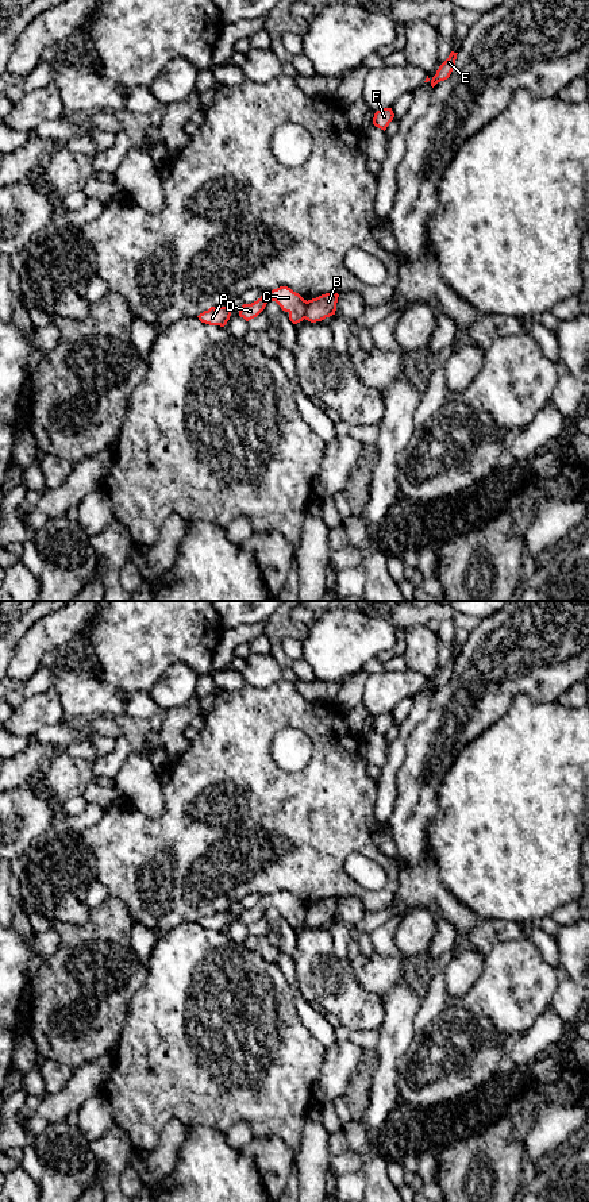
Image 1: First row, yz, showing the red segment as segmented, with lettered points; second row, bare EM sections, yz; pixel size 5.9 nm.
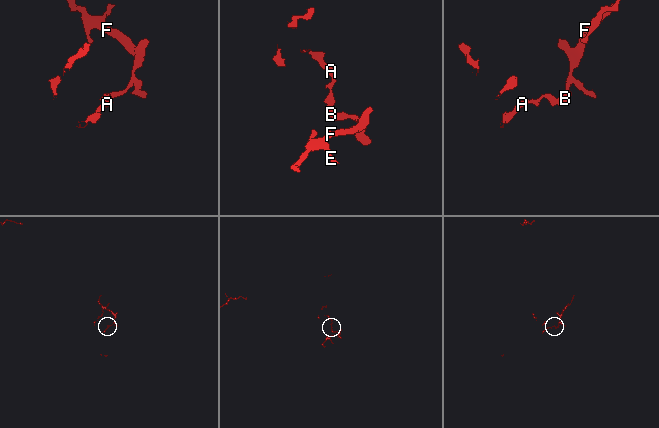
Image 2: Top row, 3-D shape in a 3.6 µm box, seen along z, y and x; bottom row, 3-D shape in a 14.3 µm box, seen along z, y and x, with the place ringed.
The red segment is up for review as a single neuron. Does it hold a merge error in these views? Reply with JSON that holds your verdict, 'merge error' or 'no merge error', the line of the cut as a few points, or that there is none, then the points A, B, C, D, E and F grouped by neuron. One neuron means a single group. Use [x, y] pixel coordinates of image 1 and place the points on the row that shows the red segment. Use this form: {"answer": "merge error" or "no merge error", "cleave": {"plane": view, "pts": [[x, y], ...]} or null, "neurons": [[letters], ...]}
{"answer": "merge error", "cleave": {"plane": "yz", "pts": [[307, 301], [304, 318]]}, "neurons": [["A", "C", "D"], ["B", "E", "F"]]}

